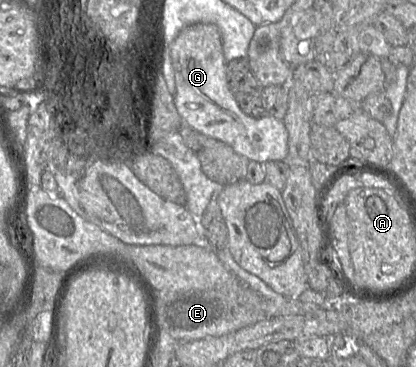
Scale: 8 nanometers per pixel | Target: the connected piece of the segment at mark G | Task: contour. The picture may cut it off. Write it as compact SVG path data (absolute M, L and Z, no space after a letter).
M197 23L184 28L171 44L171 61L176 85L174 103L185 124L224 142L249 161L264 164L287 160L288 132L283 120L270 115L254 118L239 108L227 82L222 36L216 25Z

